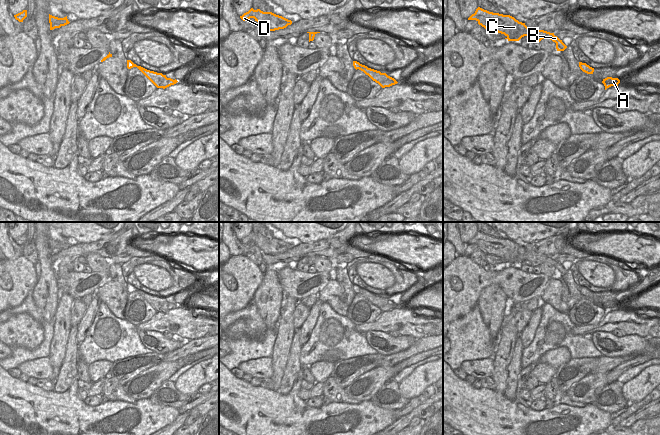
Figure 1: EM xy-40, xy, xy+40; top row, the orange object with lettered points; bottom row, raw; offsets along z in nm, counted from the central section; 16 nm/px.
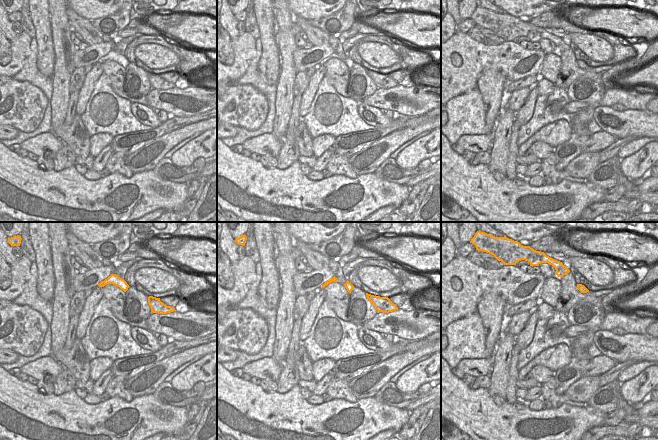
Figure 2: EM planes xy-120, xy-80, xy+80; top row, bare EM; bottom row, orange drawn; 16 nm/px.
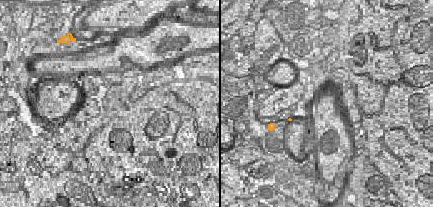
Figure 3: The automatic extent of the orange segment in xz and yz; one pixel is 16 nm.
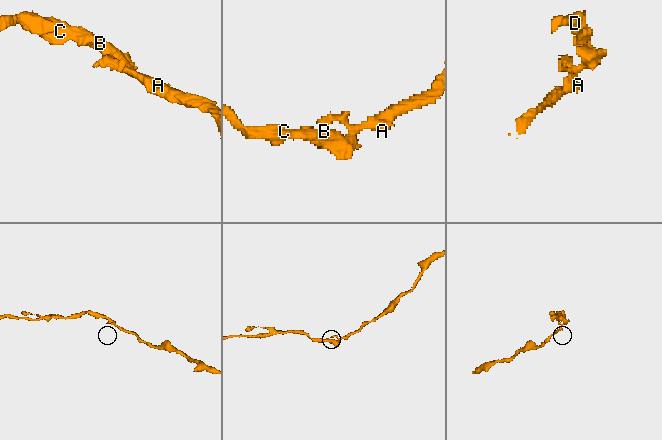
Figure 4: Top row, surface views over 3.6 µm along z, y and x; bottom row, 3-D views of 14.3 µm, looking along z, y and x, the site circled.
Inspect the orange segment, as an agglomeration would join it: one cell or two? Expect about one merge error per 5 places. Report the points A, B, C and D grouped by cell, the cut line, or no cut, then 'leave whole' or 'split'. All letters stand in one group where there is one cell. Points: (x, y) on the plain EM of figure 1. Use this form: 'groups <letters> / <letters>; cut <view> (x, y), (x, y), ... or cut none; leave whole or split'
groups A B C D; cut none; leave whole

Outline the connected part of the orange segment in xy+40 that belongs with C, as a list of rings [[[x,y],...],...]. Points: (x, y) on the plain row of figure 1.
[[[478,231],[468,244],[476,244],[486,254],[504,258],[508,265],[519,265],[522,261],[528,260],[535,267],[547,262],[556,267],[557,275],[564,275],[567,272],[554,257],[527,251],[525,247],[519,246],[510,239],[493,237]]]

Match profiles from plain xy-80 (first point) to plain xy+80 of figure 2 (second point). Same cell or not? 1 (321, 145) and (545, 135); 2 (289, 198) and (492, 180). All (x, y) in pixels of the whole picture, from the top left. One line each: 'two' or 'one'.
1: two
2: one

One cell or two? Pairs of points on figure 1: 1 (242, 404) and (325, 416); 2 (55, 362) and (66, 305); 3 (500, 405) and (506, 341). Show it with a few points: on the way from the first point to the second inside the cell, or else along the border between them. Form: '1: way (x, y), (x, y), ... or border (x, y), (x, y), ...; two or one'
1: way (263, 413), (267, 416), (304, 416); one
2: way (58, 348), (62, 319); one
3: border (495, 389), (503, 394); two

